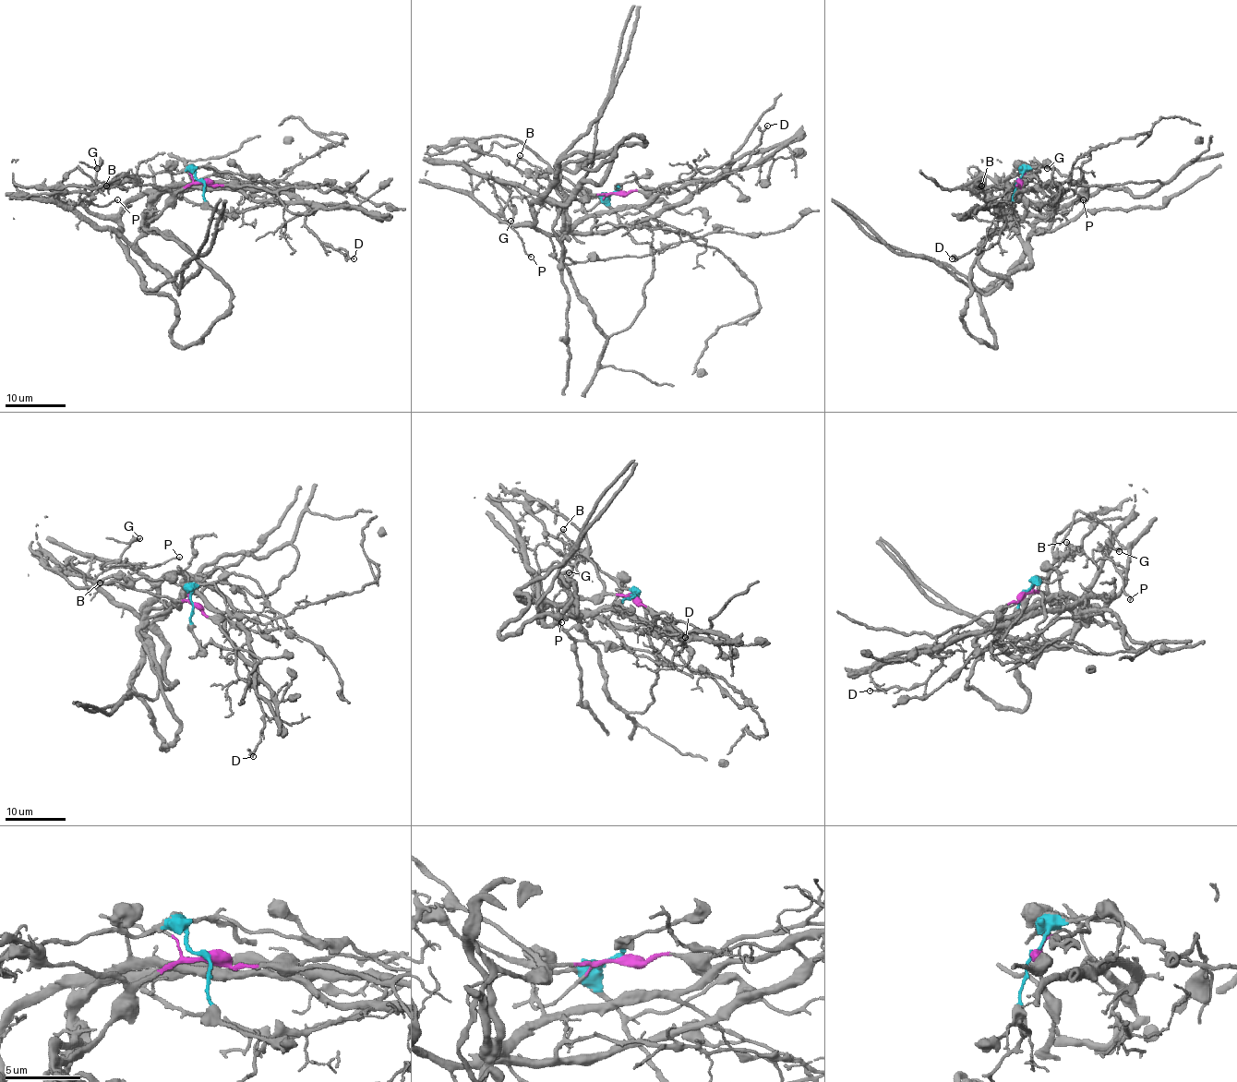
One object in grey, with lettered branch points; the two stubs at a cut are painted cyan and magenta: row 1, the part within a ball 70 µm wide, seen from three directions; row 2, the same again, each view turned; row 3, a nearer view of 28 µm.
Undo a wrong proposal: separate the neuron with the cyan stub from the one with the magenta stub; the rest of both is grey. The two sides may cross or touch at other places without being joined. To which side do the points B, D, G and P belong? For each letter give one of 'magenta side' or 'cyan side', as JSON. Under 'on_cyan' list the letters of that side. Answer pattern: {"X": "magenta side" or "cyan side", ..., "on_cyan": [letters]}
{"B": "magenta side", "D": "magenta side", "G": "cyan side", "P": "cyan side", "on_cyan": ["G", "P"]}

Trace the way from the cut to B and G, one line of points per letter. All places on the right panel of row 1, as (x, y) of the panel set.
B: (1017, 181), (1020, 193), (1003, 185), (998, 185), (998, 188), (981, 185)
G: (1017, 181), (1022, 170), (989, 194), (972, 194), (1007, 208), (1008, 189), (1040, 165), (1048, 169)

